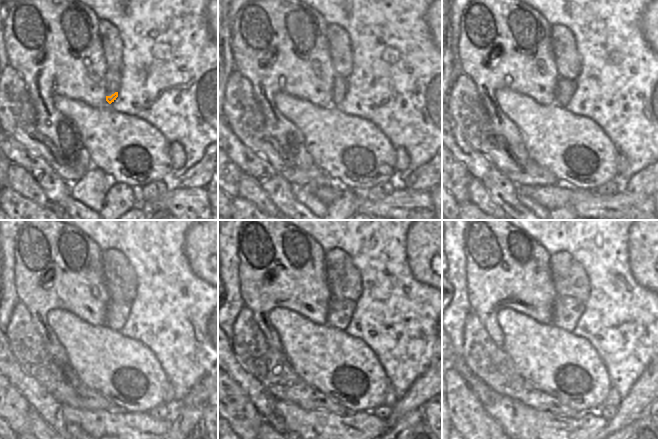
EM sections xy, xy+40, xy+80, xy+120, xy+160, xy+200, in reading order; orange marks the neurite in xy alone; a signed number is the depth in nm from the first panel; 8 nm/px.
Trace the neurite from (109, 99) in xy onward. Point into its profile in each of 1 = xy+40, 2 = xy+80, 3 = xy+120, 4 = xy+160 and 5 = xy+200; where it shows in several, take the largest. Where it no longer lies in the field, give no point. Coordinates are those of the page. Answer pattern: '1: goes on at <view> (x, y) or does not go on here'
1: goes on at xy+40 (341, 88)
2: goes on at xy+80 (565, 89)
3: goes on at xy+120 (117, 313)
4: goes on at xy+160 (340, 312)
5: goes on at xy+200 (566, 311)

